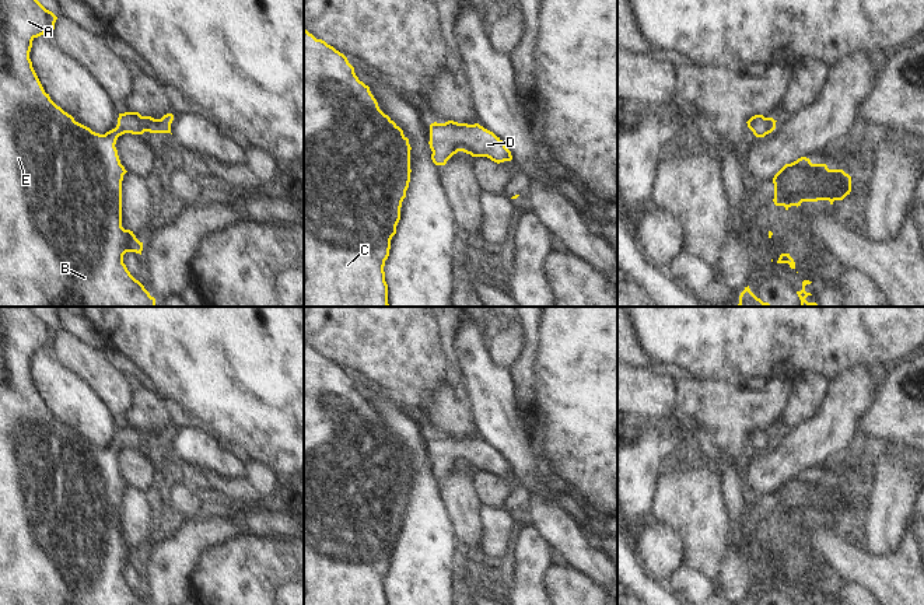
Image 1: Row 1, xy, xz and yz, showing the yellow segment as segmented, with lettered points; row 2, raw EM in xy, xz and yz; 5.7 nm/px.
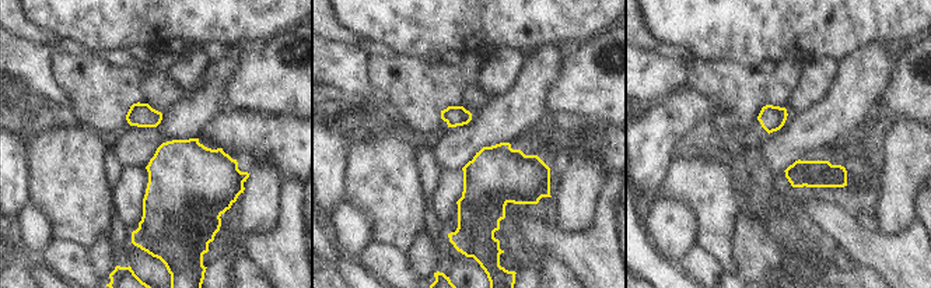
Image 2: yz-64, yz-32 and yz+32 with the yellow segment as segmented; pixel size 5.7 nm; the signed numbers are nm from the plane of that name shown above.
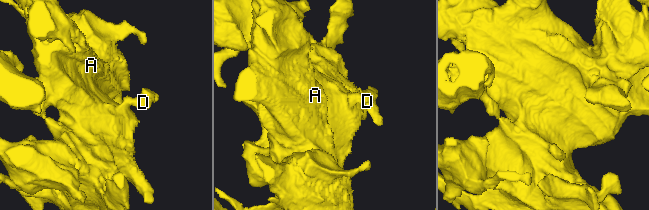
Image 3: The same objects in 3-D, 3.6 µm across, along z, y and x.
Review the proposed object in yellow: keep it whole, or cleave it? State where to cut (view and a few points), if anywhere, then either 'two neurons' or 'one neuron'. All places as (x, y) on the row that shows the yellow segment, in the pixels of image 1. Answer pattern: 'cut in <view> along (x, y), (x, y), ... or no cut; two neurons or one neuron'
no cut; one neuron

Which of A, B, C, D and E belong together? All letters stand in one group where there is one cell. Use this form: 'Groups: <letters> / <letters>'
Groups: A B C D E.

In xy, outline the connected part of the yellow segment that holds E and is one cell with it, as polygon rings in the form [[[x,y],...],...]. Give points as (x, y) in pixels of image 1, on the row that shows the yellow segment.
[[[0,0],[0,307],[155,307],[155,298],[130,274],[123,263],[126,252],[141,255],[143,242],[136,238],[133,231],[122,227],[122,181],[127,171],[120,164],[115,144],[118,137],[125,133],[171,133],[174,115],[167,113],[161,119],[154,119],[141,116],[139,112],[119,113],[116,127],[105,134],[95,133],[76,122],[45,92],[29,59],[32,41],[52,32],[56,20],[57,17],[38,0]]]

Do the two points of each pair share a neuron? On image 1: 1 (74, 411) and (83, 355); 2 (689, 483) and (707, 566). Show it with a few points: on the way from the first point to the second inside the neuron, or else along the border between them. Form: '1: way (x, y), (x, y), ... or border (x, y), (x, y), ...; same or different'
1: border (55, 355), (101, 401); different
2: way (692, 504), (703, 524), (706, 545); same

